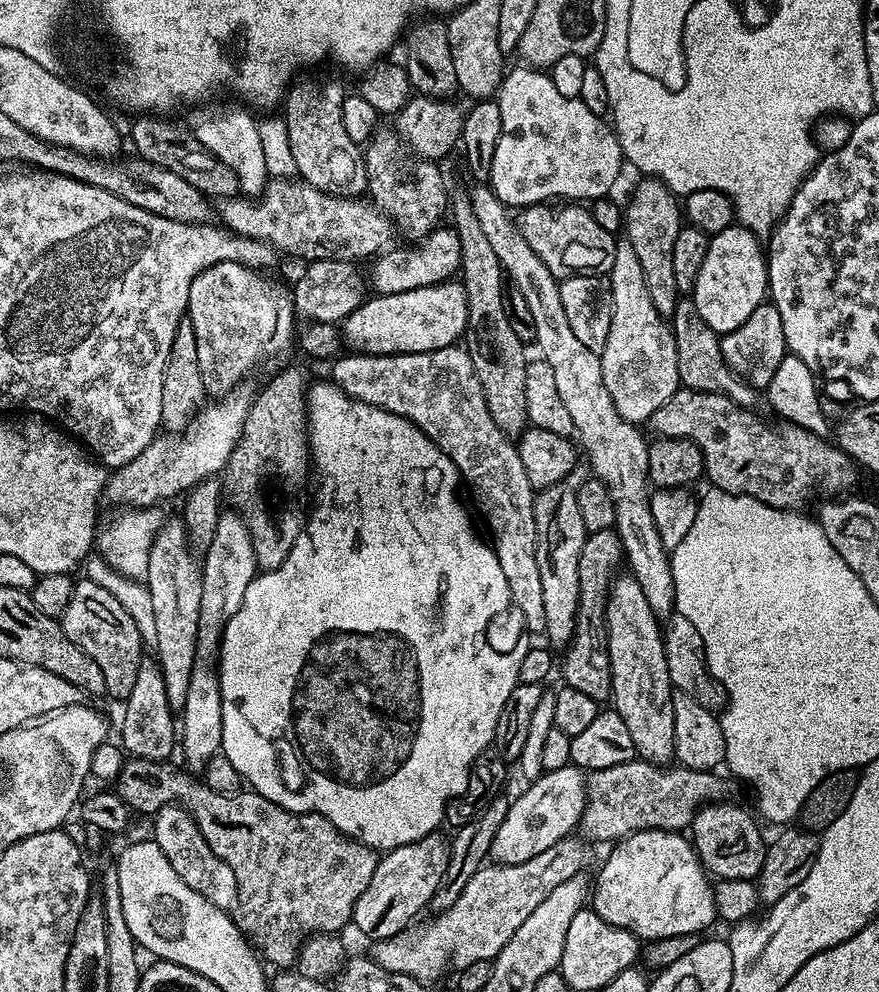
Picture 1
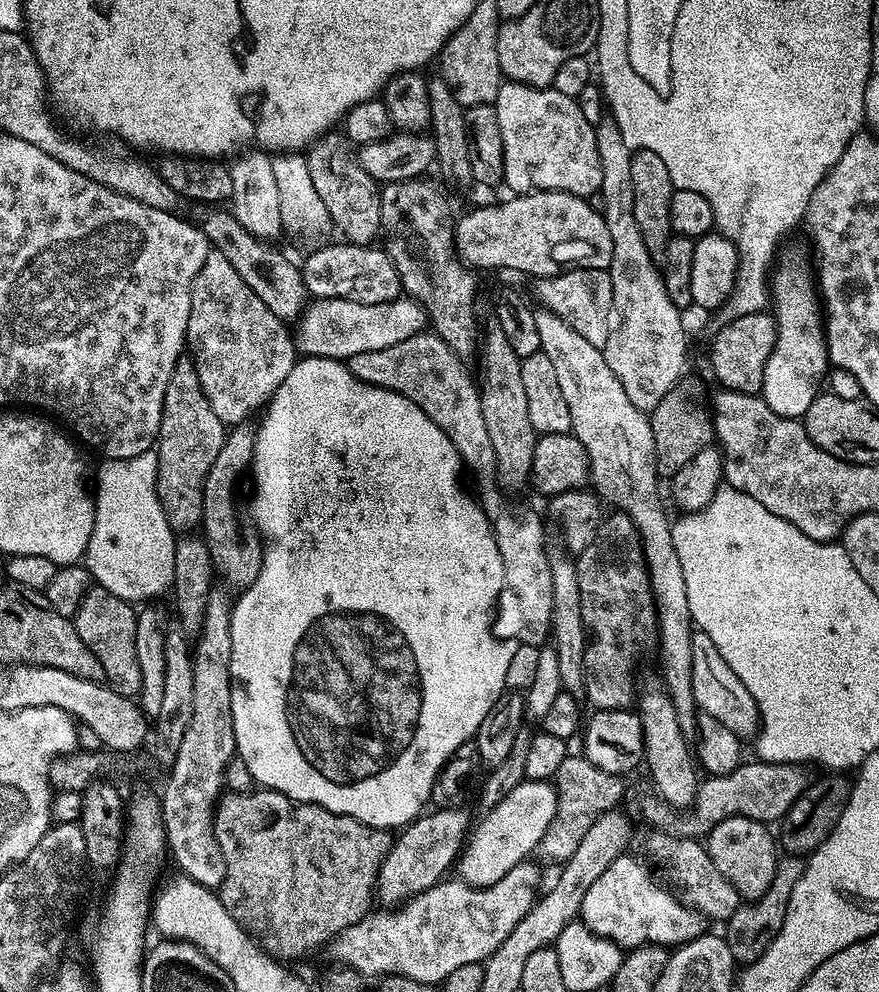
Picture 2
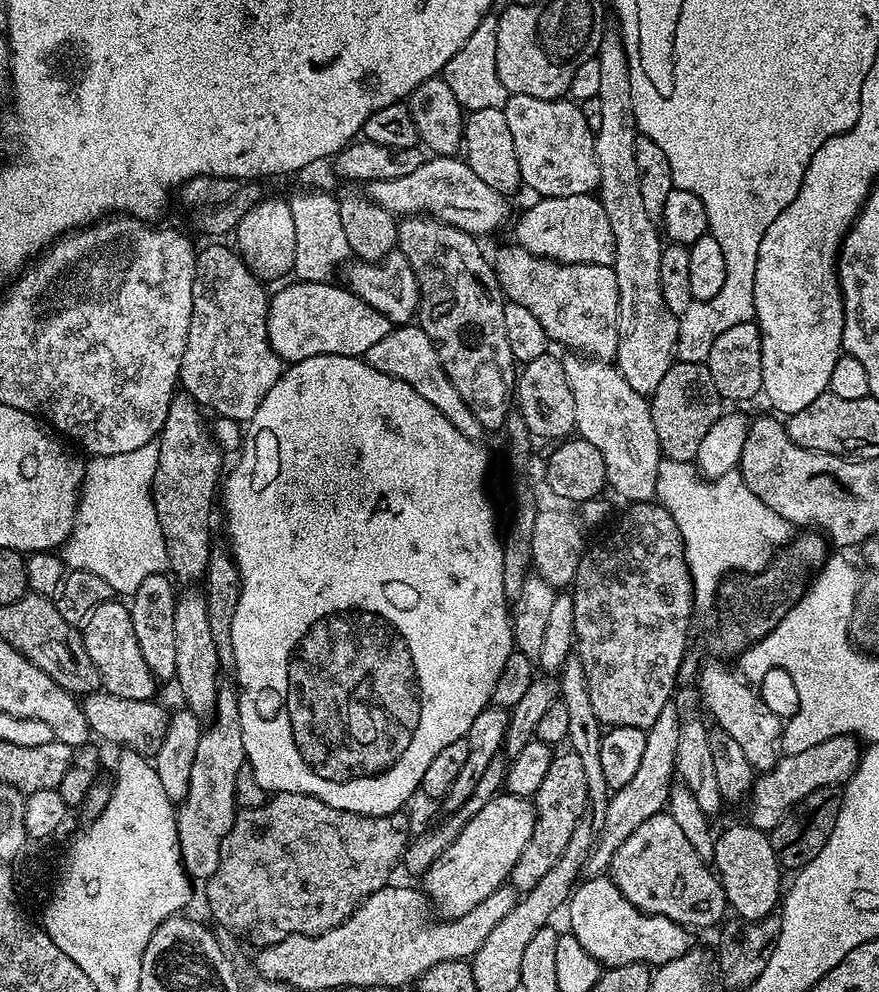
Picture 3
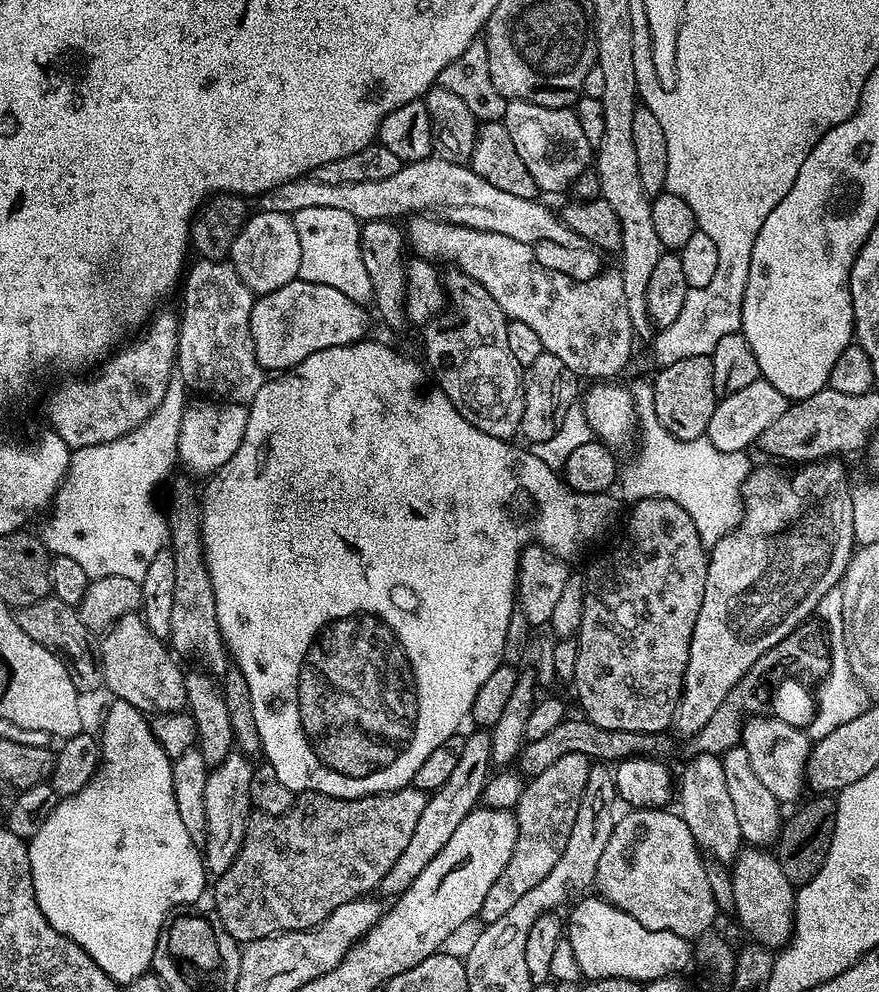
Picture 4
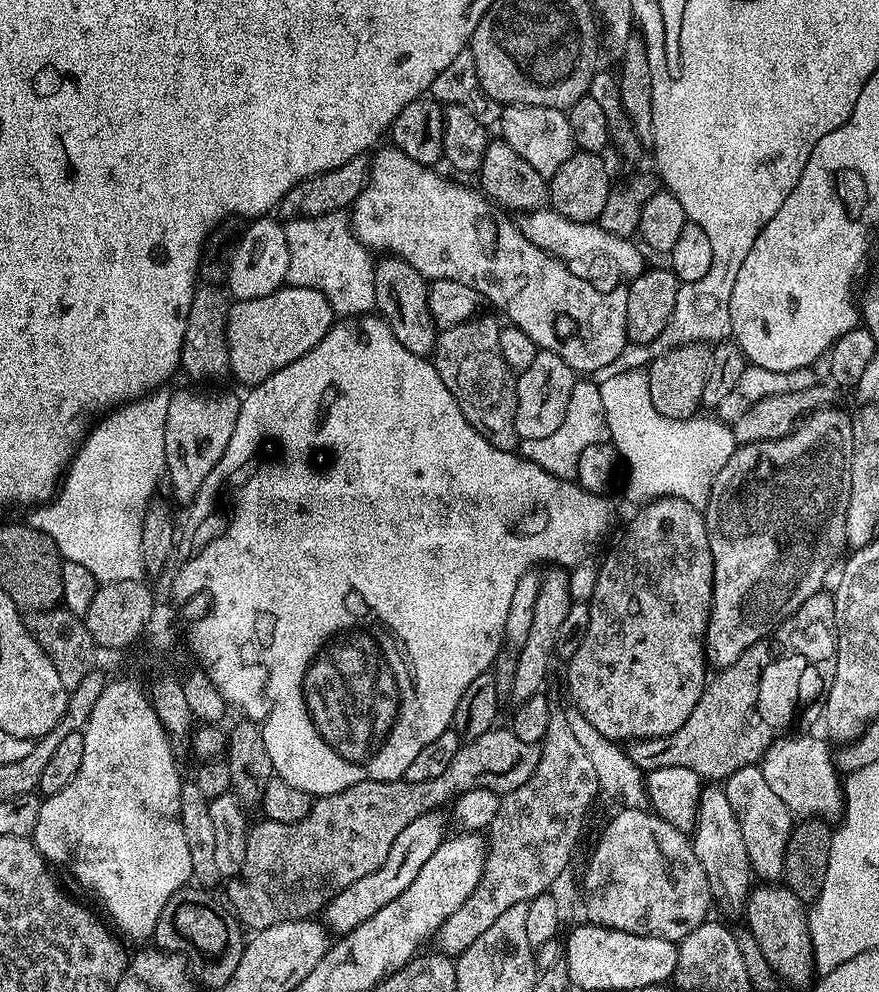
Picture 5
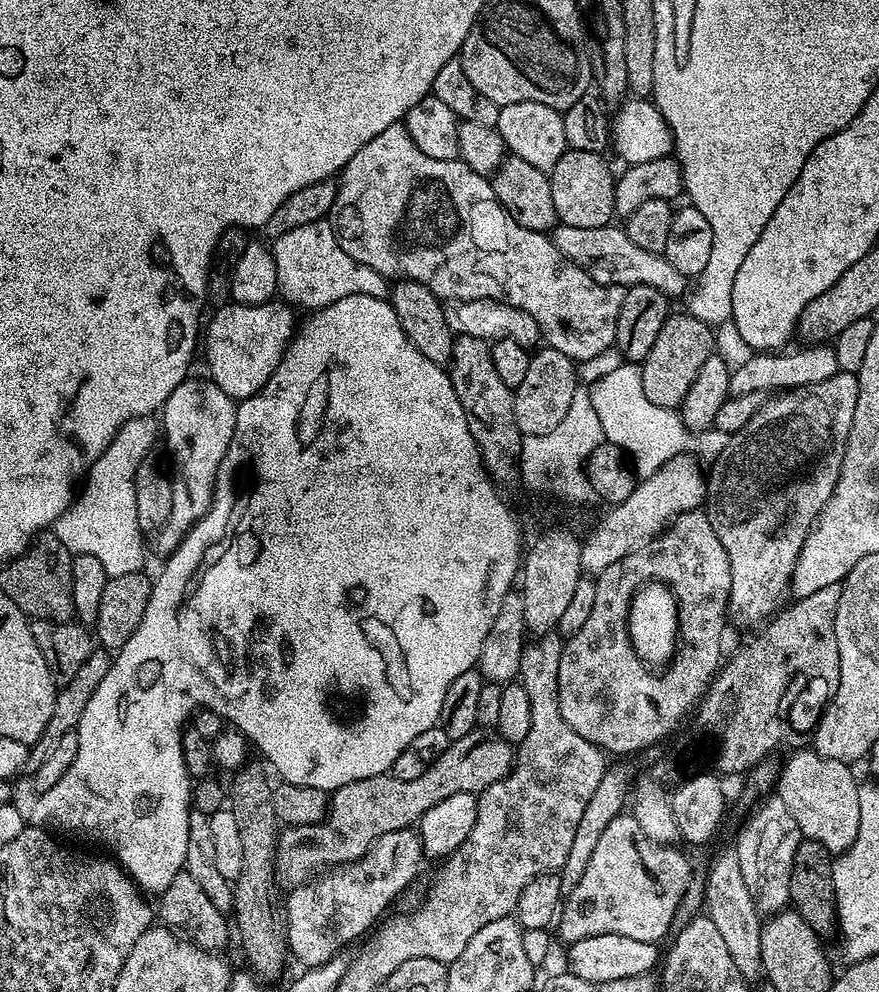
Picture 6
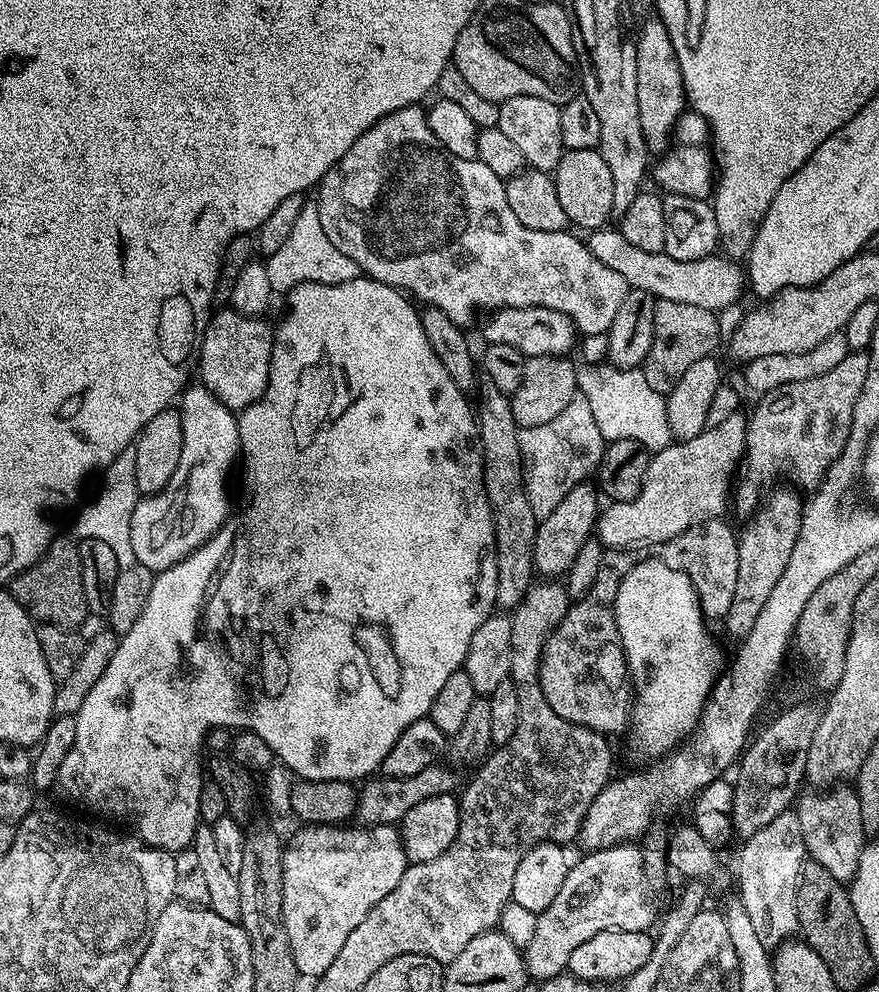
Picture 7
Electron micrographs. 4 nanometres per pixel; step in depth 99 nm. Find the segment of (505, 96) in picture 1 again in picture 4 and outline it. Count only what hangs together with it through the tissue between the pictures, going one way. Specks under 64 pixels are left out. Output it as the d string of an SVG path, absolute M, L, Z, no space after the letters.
M510 100L502 123L510 130L510 139L534 178L537 189L544 192L565 192L594 160L594 146L586 142L586 133L572 108L538 106L525 100Z

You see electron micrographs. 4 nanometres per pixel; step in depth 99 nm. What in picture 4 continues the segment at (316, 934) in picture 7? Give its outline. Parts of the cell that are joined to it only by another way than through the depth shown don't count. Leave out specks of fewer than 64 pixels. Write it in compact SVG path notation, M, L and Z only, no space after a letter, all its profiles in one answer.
M472 730L472 733L467 733L464 736L462 754L454 766L454 774L450 774L448 781L429 795L426 810L422 810L422 818L418 818L418 826L410 838L410 846L406 846L406 850L402 850L398 862L394 862L394 866L390 866L390 874L386 874L382 878L378 887L380 892L402 893L410 886L410 882L414 882L414 878L418 878L418 874L422 874L422 870L426 870L430 858L434 858L434 854L438 854L438 850L442 850L442 846L446 846L446 842L450 842L450 838L454 835L454 830L458 830L462 818L466 818L466 814L470 814L481 803L491 764L492 755L490 754L488 732Z

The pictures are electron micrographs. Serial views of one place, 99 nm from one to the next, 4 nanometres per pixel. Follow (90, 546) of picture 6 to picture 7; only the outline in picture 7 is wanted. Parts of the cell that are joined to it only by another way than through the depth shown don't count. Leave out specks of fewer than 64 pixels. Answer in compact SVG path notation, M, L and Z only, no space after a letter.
M129 446L114 458L114 462L103 469L104 485L100 488L100 493L79 509L80 517L76 520L75 535L80 540L97 540L108 547L114 559L121 568L129 568L136 563L134 558L134 546L130 543L130 518L134 514L134 506L138 499L136 491L136 475L134 474L134 454L135 447Z

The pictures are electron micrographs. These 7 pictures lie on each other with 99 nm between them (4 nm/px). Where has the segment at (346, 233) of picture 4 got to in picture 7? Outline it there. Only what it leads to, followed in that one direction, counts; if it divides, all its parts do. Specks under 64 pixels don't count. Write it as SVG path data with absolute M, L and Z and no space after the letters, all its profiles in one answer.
M306 204L298 214L290 237L266 260L267 274L273 293L286 294L300 284L337 285L338 282L352 281L361 275L360 267L352 258L347 258L342 250L338 250L327 238L322 227L319 207Z

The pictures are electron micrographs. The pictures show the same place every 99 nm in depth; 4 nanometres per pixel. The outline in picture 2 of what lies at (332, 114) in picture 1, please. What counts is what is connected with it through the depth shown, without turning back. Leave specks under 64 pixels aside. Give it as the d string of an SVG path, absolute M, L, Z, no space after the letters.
M333 130L327 132L324 136L320 136L318 139L315 140L314 143L307 149L306 152L306 159L308 162L309 170L310 170L310 178L314 181L314 187L317 193L320 196L320 199L323 200L324 205L328 208L331 216L331 220L334 223L335 229L340 233L342 232L343 236L341 236L347 243L356 244L356 245L371 245L376 239L379 237L381 233L382 226L381 226L381 198L380 198L380 184L379 181L375 180L374 178L370 178L370 174L366 174L366 170L362 170L362 166L360 165L360 157L354 151L353 145L350 143L347 135L343 131L340 130Z

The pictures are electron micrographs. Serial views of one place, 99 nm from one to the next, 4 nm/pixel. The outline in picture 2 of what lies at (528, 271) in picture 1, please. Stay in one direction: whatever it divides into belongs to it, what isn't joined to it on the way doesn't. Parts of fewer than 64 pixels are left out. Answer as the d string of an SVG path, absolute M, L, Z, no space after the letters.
M543 306L535 309L534 322L538 325L540 351L554 362L554 370L558 373L558 382L562 385L562 395L566 398L566 407L570 410L571 433L582 442L588 455L590 484L601 501L608 500L615 511L625 512L636 527L636 535L640 538L640 548L644 551L644 566L647 569L648 585L652 588L652 603L656 608L656 630L658 644L660 640L660 672L664 675L663 687L677 711L677 720L685 734L695 733L698 709L694 702L692 690L692 634L694 625L690 614L690 604L686 602L686 582L682 578L682 566L678 563L678 550L674 550L672 524L668 520L668 512L664 509L664 500L660 497L661 477L656 475L656 451L654 450L654 434L652 421L645 413L640 412L626 392L622 390L622 382L614 378L610 366L606 366L603 351L594 347L578 330L571 328L558 314Z

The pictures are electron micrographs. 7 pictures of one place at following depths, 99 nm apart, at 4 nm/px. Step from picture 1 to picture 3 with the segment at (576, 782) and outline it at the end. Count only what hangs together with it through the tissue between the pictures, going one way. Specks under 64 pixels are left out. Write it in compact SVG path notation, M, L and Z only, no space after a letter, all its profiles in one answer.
M501 794L486 802L486 806L482 806L482 810L478 810L478 814L474 814L474 818L466 822L458 838L454 838L454 842L446 846L446 850L442 850L442 854L438 854L428 871L423 873L422 888L431 907L444 918L465 916L478 906L478 902L482 902L482 898L490 898L494 890L505 887L506 881L512 875L512 867L518 862L522 850L526 850L526 842L530 842L530 834L534 834L535 821L536 805L531 799Z

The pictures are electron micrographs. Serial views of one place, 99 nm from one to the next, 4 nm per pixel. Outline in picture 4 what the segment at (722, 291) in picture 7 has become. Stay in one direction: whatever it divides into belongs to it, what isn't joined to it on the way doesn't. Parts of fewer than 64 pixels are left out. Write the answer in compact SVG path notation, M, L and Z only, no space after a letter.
M439 158L414 160L405 163L398 174L390 178L382 178L378 182L318 182L311 175L300 176L296 180L287 180L274 190L264 192L255 197L255 207L262 212L277 212L292 216L300 210L311 207L346 210L359 222L369 220L389 220L396 216L411 217L413 214L431 214L439 219L448 220L452 224L461 224L474 230L486 230L494 234L506 234L506 238L514 238L514 242L528 244L533 250L544 247L556 256L543 257L544 265L550 270L558 270L576 280L591 280L601 275L600 249L586 238L574 234L564 225L563 219L556 216L540 204L539 199L527 200L515 194L506 194L506 190L498 190L498 186L490 186L486 178L482 178L468 164L455 165Z

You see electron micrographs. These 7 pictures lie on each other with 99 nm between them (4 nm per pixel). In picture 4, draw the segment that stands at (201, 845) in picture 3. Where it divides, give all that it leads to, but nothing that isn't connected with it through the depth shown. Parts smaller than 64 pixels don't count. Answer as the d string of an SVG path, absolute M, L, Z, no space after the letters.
M233 750L223 762L209 771L206 778L206 790L204 791L206 826L202 837L202 855L209 873L225 872L238 854L249 815L253 811L250 798L250 778L253 767L253 761L248 756L239 750Z

